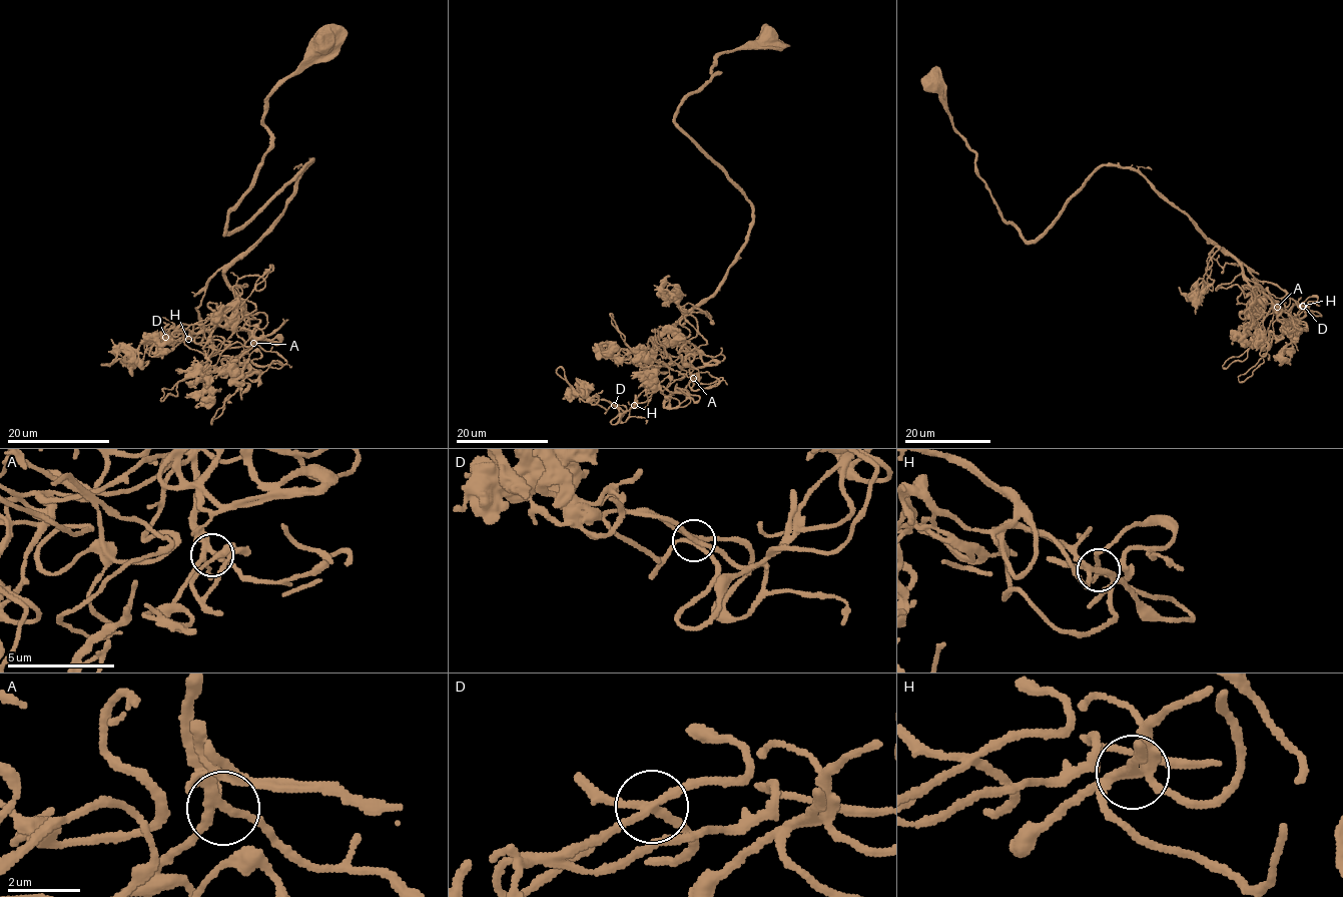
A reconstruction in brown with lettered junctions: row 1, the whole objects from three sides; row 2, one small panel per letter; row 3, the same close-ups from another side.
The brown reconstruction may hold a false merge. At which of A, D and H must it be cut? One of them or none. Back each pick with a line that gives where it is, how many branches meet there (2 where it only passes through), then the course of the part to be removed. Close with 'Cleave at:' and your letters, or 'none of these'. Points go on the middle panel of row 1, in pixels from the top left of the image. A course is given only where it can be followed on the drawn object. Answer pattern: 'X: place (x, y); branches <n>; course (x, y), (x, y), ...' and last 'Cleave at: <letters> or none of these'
Cleave at: none of these

